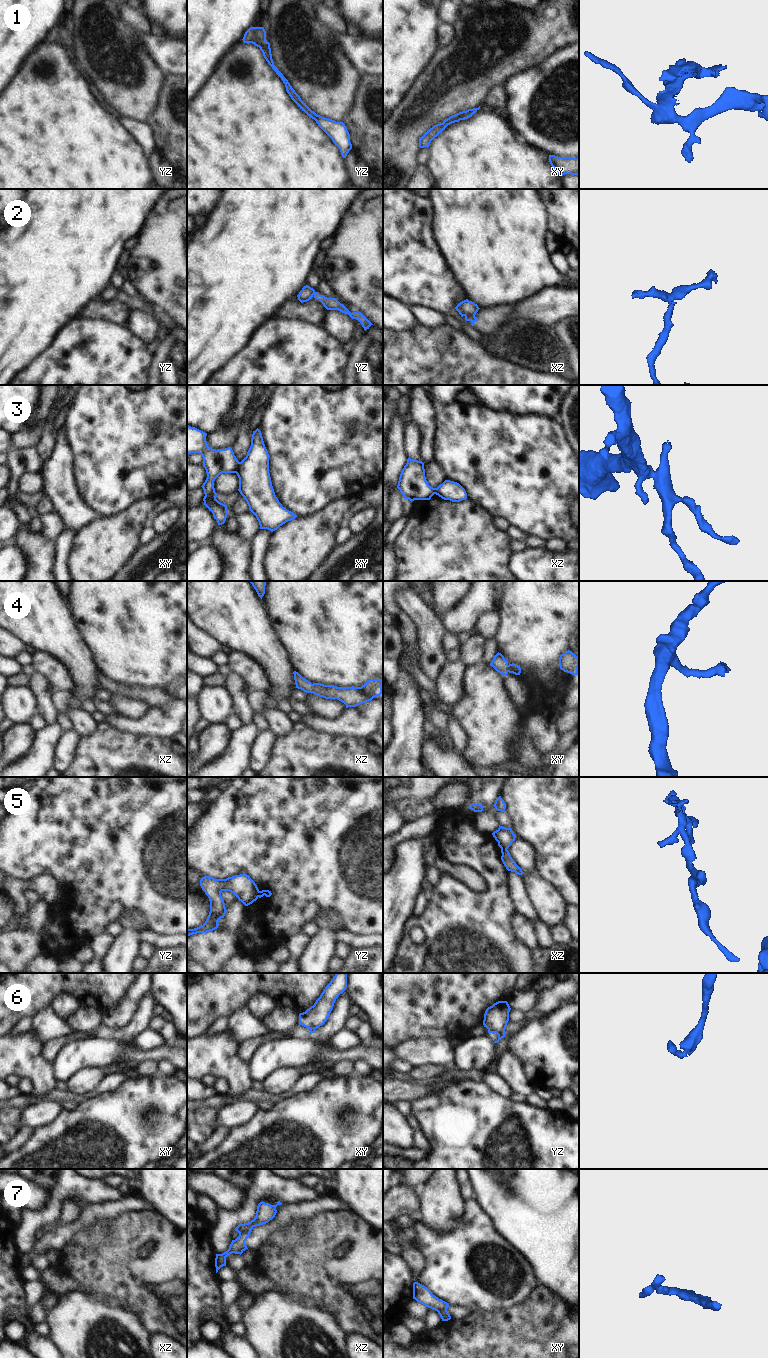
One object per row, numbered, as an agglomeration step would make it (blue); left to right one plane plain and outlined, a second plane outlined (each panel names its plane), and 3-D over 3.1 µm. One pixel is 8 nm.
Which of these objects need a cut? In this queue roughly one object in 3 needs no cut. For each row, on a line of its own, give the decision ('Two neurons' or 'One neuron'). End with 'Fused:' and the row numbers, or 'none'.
1: One neuron
2: Two neurons
3: Two neurons
4: One neuron
5: Two neurons
6: Two neurons
7: Two neurons
Fused: 2, 3, 5, 6, 7

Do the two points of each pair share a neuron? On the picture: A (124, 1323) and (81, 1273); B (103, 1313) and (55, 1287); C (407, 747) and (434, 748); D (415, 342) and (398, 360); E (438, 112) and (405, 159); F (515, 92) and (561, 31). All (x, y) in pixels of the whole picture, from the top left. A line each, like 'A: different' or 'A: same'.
A: different
B: different
C: different
D: same
E: same
F: different

